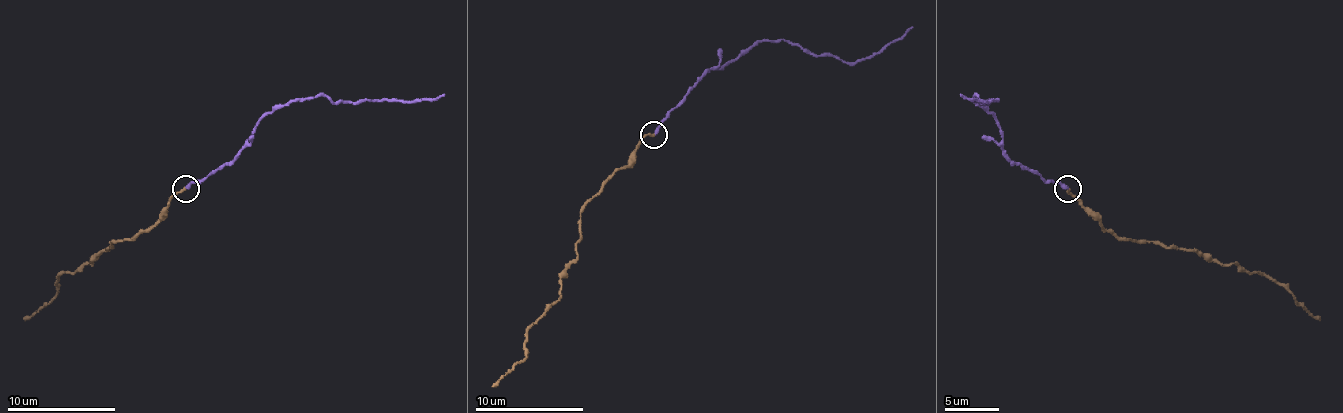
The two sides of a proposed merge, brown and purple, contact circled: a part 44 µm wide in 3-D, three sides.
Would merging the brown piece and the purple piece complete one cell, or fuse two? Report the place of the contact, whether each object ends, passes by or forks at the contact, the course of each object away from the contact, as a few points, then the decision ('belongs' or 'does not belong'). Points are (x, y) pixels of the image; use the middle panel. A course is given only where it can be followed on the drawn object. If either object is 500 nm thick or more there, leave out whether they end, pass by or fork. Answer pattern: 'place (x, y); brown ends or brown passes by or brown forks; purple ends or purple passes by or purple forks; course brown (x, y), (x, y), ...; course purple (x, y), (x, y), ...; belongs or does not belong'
place (654, 134); brown ends; purple ends; course brown (653, 134), (585, 204), (580, 215), (577, 259), (561, 281), (561, 297), (528, 335), (525, 357), (492, 387); course purple (653, 134), (710, 68), (726, 66), (759, 41), (795, 44), (811, 55), (857, 63), (898, 41), (912, 28); does not belong

